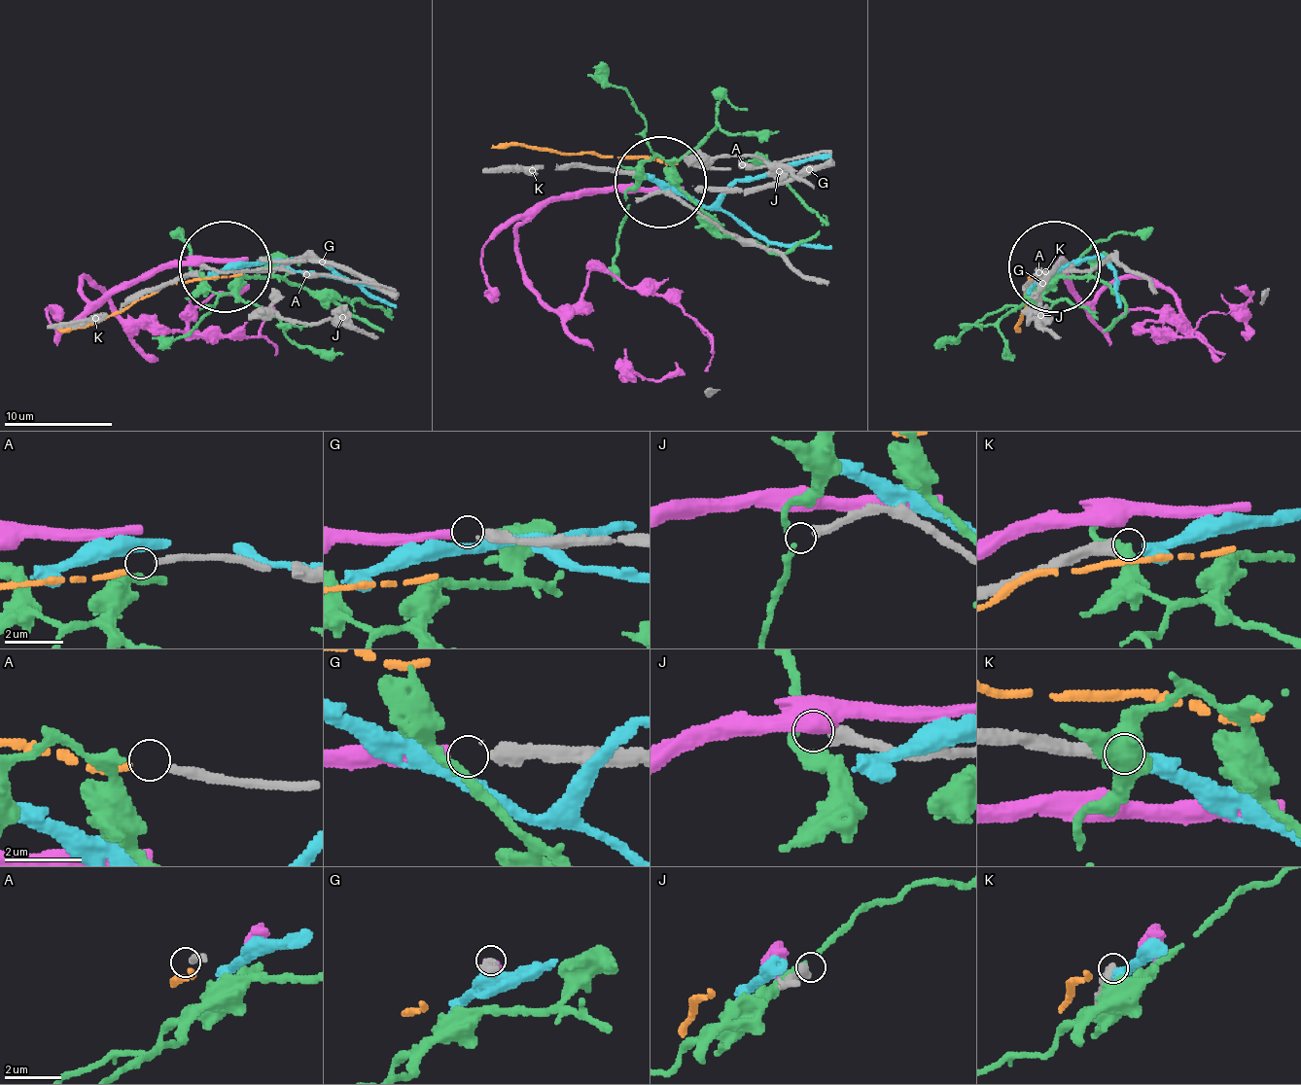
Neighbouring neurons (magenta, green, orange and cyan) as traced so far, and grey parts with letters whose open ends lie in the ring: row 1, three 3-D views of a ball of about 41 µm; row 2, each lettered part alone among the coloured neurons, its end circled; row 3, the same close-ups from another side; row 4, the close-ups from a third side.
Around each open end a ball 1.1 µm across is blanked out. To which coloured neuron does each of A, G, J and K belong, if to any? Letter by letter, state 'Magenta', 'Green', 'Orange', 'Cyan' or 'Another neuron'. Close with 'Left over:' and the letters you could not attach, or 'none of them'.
A: Orange
G: Magenta
J: Another neuron
K: Cyan
Left over: J

